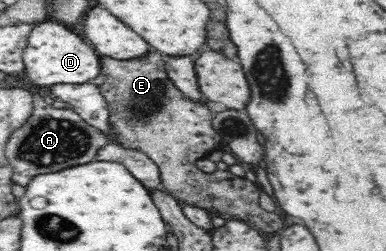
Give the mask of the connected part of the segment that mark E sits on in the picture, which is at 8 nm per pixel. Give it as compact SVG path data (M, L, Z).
M148 53L144 57L136 57L136 59L126 61L108 56L100 56L99 58L101 74L106 75L106 79L99 86L99 90L107 101L109 109L111 139L126 149L134 149L150 156L150 159L153 159L159 167L161 185L165 188L165 191L174 195L174 199L177 199L178 202L185 201L188 205L201 207L212 214L221 213L233 216L235 219L240 219L264 233L275 234L282 230L280 229L282 219L274 212L264 210L258 204L261 192L259 185L246 180L246 178L234 175L234 191L214 191L212 183L218 183L218 181L212 181L214 175L204 175L202 171L198 173L198 169L192 169L191 165L194 165L196 160L204 158L208 151L219 149L223 145L223 141L220 134L212 127L215 110L206 106L204 102L190 100L185 93L182 93L172 83L163 66L165 57Z

